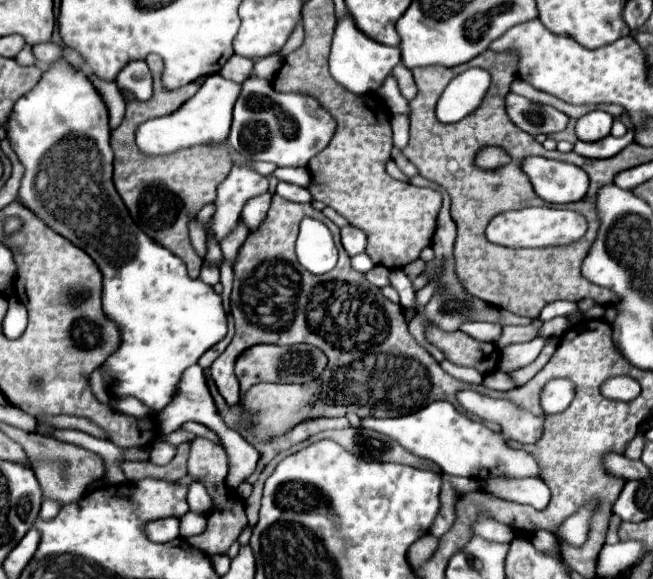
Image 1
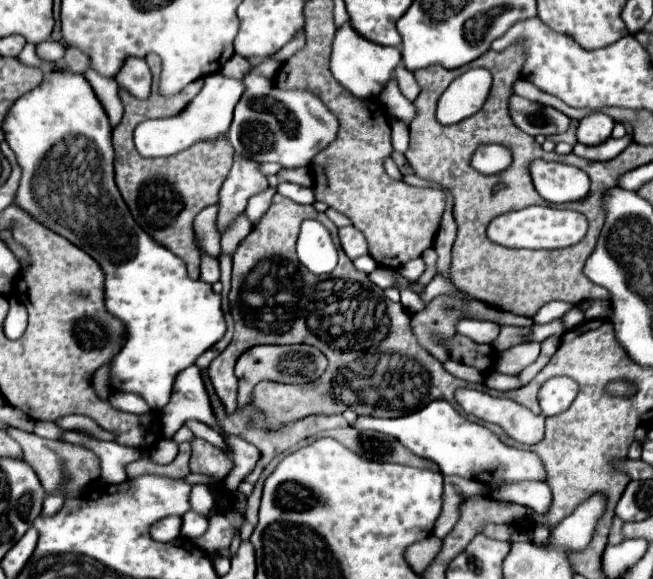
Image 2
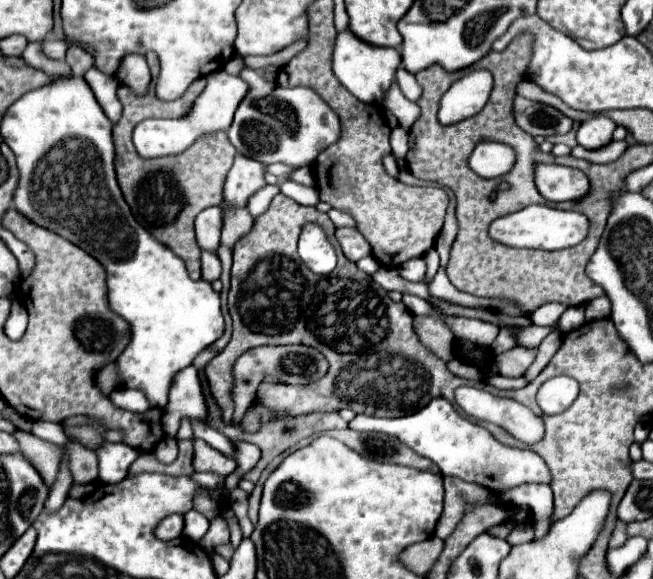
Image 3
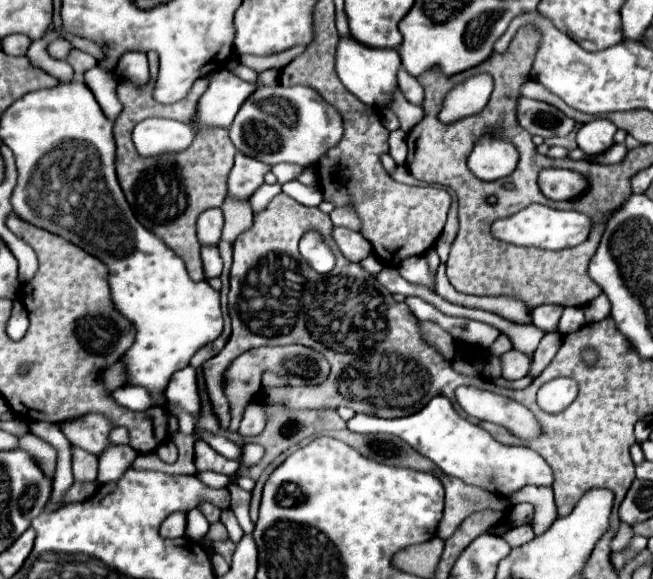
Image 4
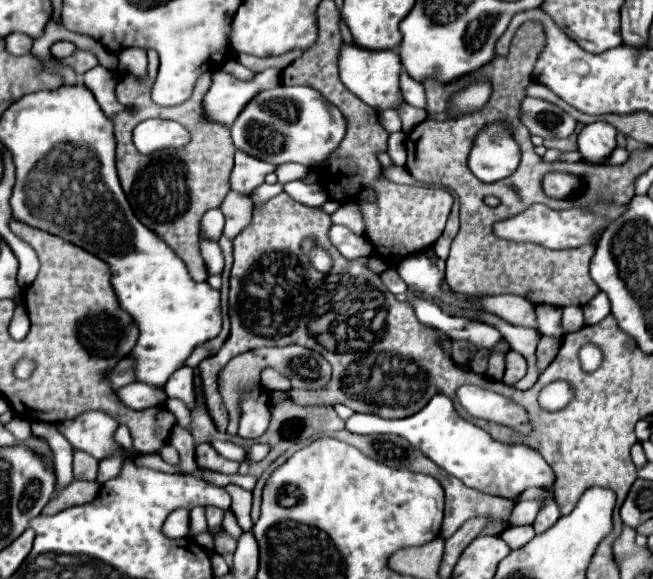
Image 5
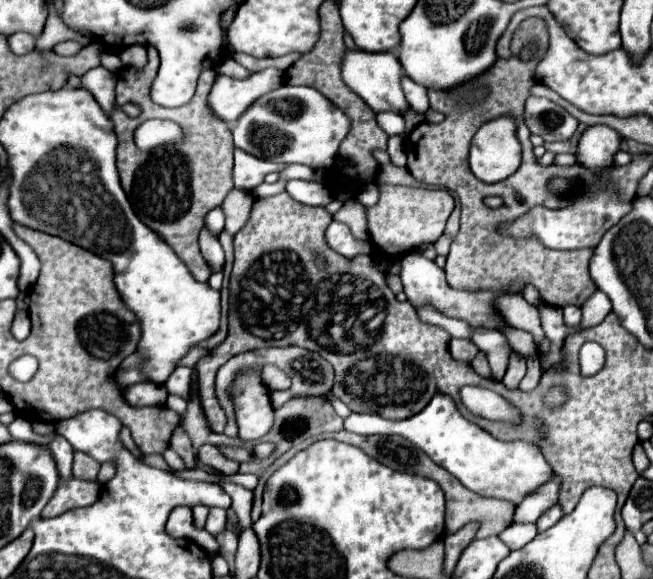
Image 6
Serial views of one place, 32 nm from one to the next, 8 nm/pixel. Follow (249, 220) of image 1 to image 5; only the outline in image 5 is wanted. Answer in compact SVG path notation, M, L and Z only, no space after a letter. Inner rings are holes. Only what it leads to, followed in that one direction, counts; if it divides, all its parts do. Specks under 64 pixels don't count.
M276 182L276 184L262 184L262 186L258 186L258 188L254 190L252 202L254 202L254 206L258 208L260 204L268 202L270 198L274 198L274 196L280 194L280 192L282 192L282 184L280 184L280 182Z

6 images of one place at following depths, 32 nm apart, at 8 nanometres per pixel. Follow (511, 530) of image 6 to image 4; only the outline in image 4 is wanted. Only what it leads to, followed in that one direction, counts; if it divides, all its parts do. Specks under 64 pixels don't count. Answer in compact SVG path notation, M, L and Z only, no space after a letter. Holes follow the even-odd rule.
M530 524L516 526L516 528L512 528L510 532L506 532L506 536L504 536L504 540L506 540L512 548L516 548L516 546L520 546L520 544L526 544L526 542L530 542L532 538L534 538L534 530L532 530Z

